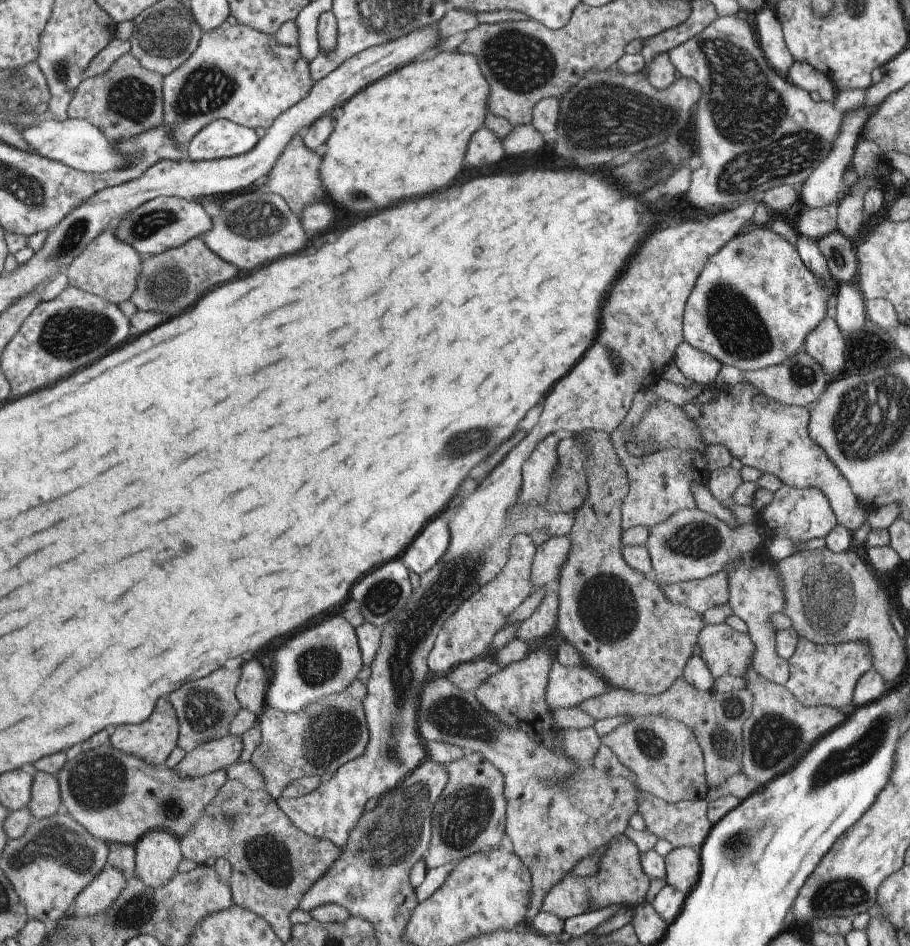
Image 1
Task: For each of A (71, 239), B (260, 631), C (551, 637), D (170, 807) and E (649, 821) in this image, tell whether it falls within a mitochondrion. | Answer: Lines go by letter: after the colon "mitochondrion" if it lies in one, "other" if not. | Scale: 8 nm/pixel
A: mitochondrion
B: other
C: other
D: mitochondrion
E: other

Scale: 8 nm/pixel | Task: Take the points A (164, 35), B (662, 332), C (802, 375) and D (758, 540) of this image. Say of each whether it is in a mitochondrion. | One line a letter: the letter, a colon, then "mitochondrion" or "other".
A: mitochondrion
B: other
C: mitochondrion
D: other

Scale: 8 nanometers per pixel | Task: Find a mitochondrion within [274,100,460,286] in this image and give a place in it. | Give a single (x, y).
(362, 193)

